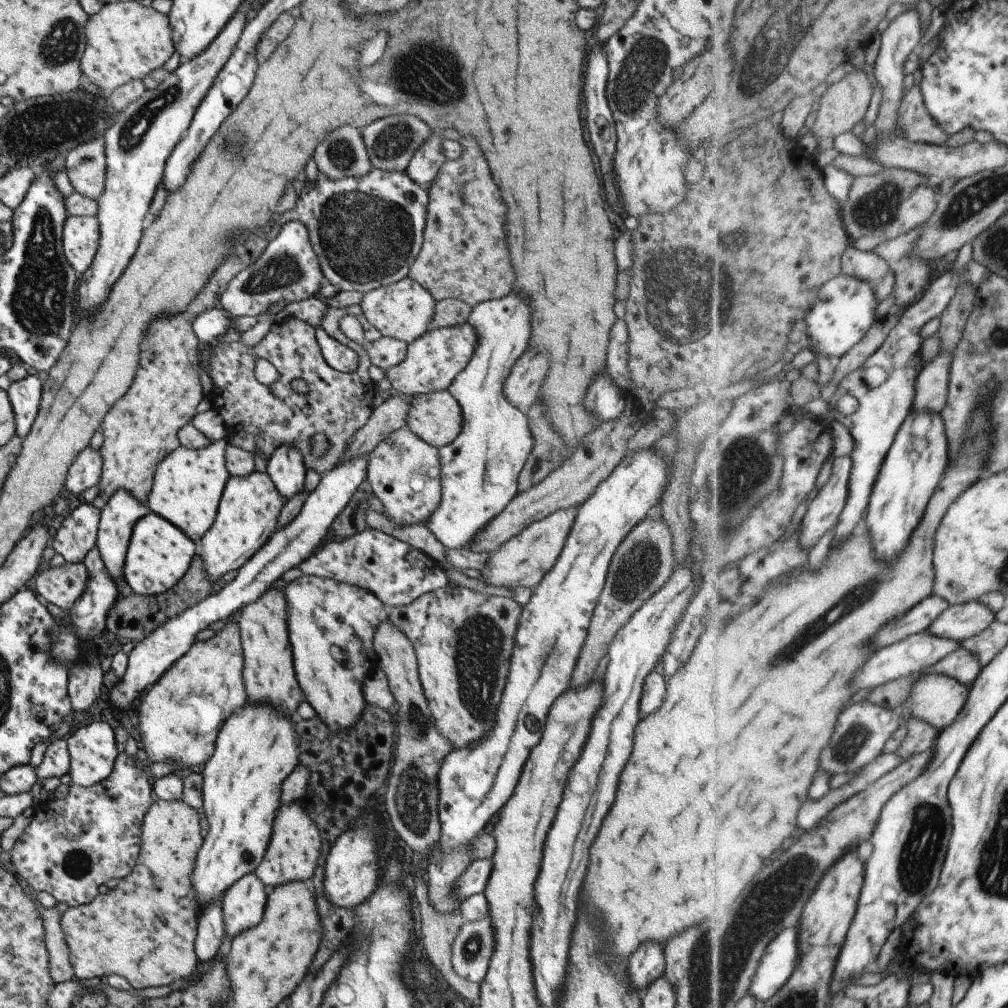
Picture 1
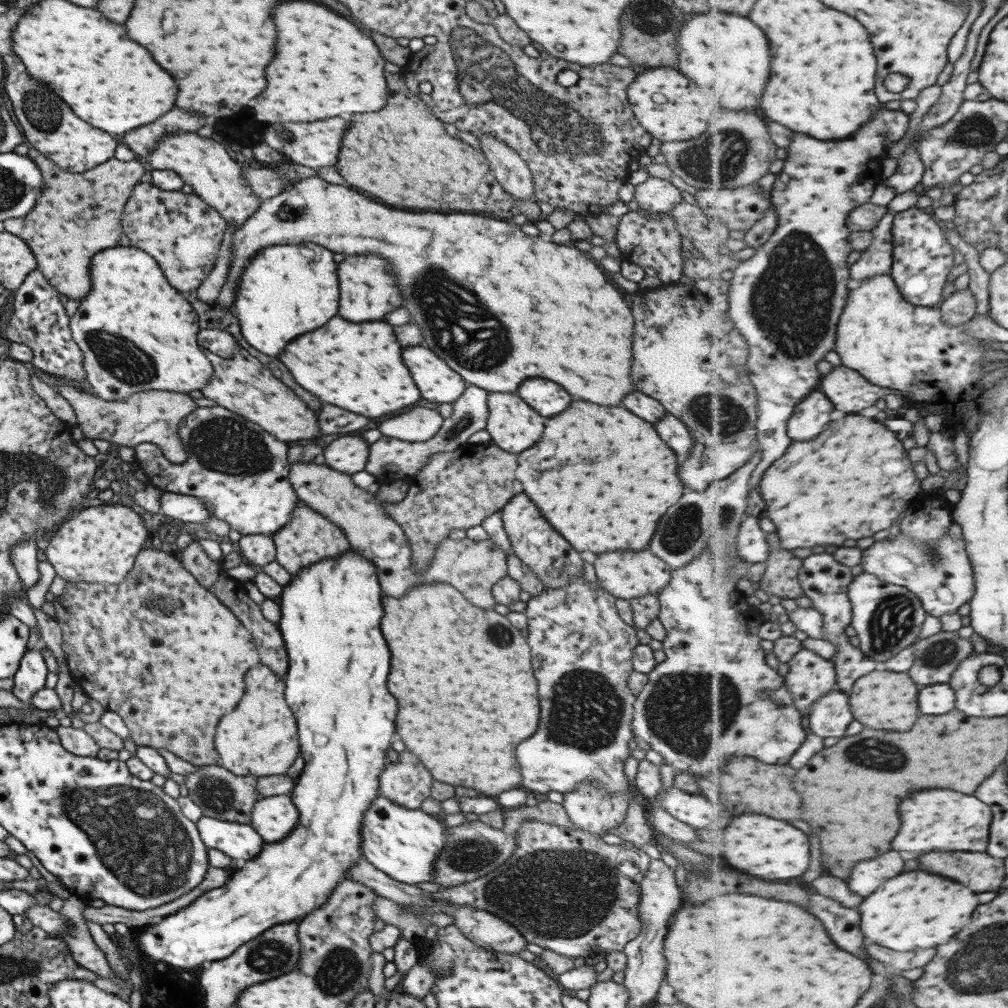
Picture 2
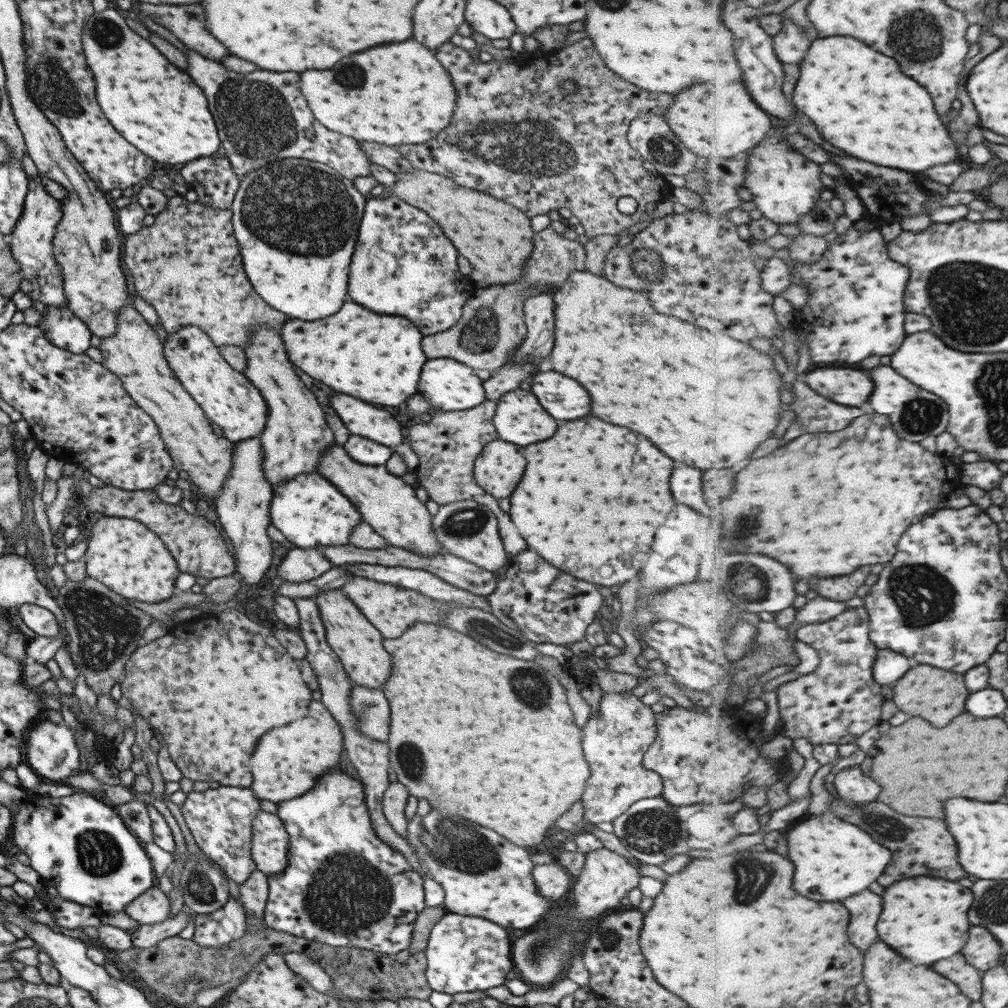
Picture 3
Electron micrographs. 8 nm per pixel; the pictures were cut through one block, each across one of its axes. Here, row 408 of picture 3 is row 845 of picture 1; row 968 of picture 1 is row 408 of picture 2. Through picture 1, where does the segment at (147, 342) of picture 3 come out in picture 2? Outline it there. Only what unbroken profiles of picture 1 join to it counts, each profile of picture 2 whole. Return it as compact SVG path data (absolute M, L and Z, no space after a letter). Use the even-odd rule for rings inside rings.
M58 385L56 392L60 393L75 410L76 426L86 435L86 438L102 438L116 446L136 448L142 443L152 443L161 449L170 463L182 464L188 458L184 444L179 435L179 424L184 417L196 408L196 403L188 393L148 390L131 394L124 400L102 400L96 393L88 393L84 388Z

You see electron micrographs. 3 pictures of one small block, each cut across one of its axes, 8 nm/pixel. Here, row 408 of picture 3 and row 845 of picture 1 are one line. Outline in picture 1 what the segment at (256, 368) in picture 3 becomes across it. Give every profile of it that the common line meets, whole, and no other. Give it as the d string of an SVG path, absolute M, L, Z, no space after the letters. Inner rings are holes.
M282 804L277 810L273 824L272 836L264 853L260 866L256 867L256 876L265 884L267 889L290 881L304 881L312 879L314 868L320 858L320 834L316 824L310 820L302 806Z

